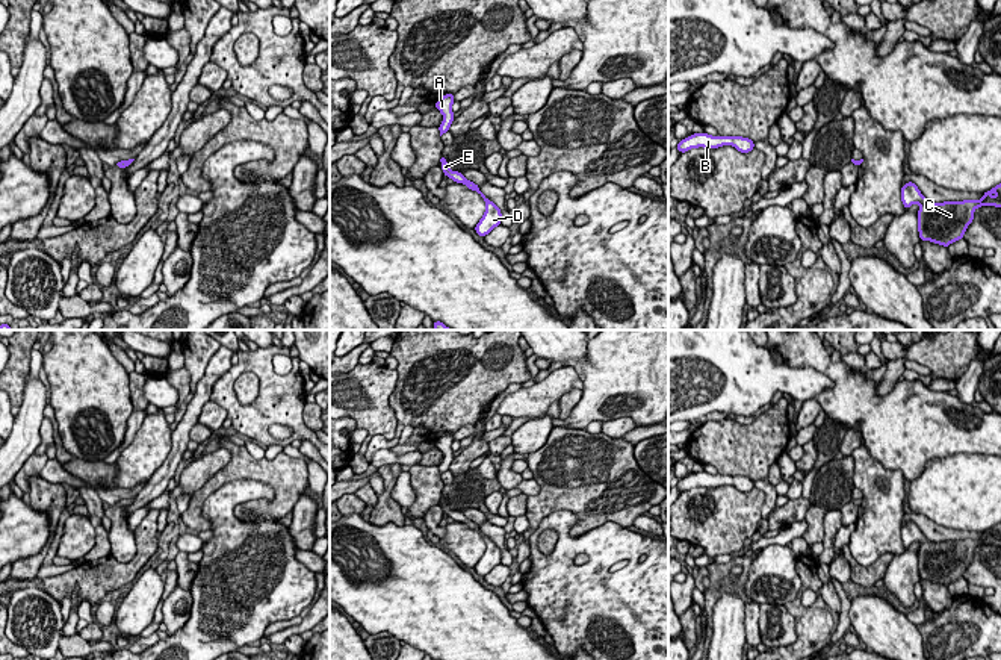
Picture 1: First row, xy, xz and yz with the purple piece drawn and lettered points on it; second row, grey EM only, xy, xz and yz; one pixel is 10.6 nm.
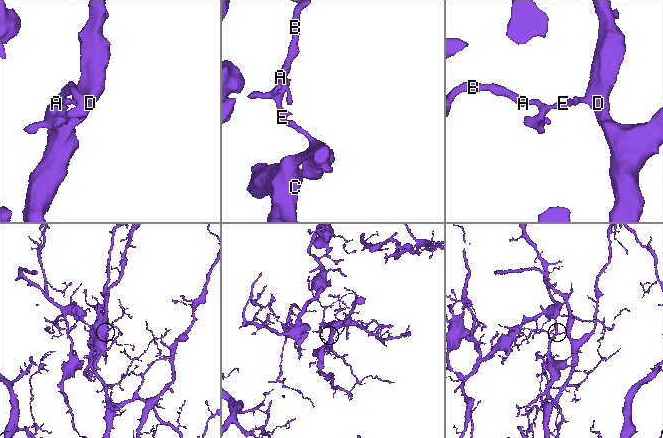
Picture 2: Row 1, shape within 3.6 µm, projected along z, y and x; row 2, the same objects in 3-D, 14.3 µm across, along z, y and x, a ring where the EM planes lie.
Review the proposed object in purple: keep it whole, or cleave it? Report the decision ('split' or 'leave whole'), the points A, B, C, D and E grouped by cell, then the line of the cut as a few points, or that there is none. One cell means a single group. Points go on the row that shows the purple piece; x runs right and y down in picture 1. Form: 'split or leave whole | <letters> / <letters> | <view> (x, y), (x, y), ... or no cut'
split | A B E / C D | xz (464, 177), (461, 182)

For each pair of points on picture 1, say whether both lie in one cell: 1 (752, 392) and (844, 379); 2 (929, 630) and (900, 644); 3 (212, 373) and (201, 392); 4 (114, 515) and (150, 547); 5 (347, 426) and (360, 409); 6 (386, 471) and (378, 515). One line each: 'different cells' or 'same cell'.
1: different cells
2: different cells
3: same cell
4: different cells
5: different cells
6: same cell

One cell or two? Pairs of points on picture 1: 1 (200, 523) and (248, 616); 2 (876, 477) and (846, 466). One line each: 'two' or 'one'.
1: two
2: two

